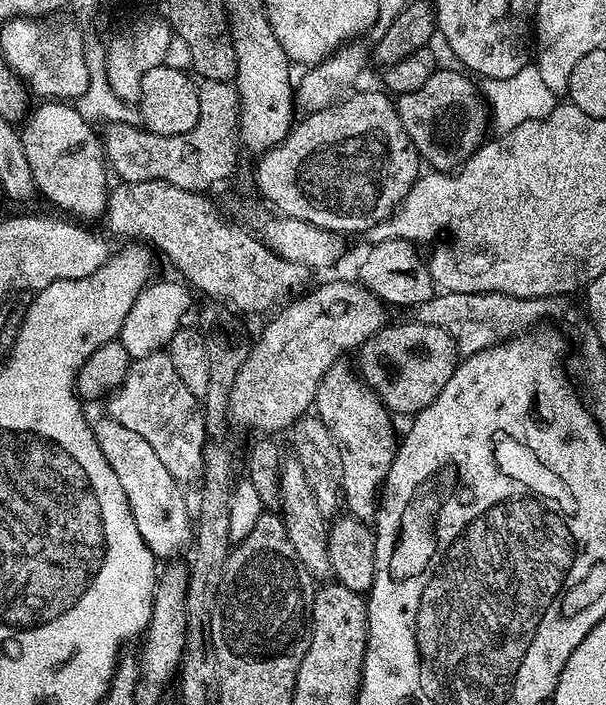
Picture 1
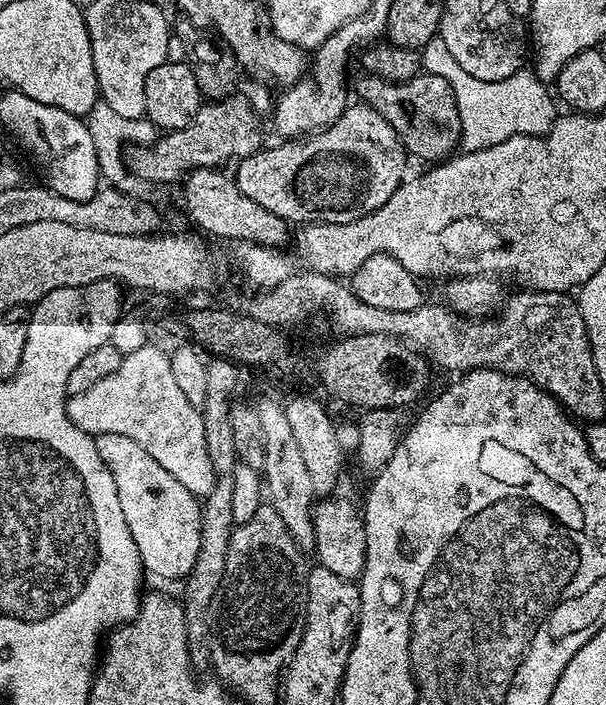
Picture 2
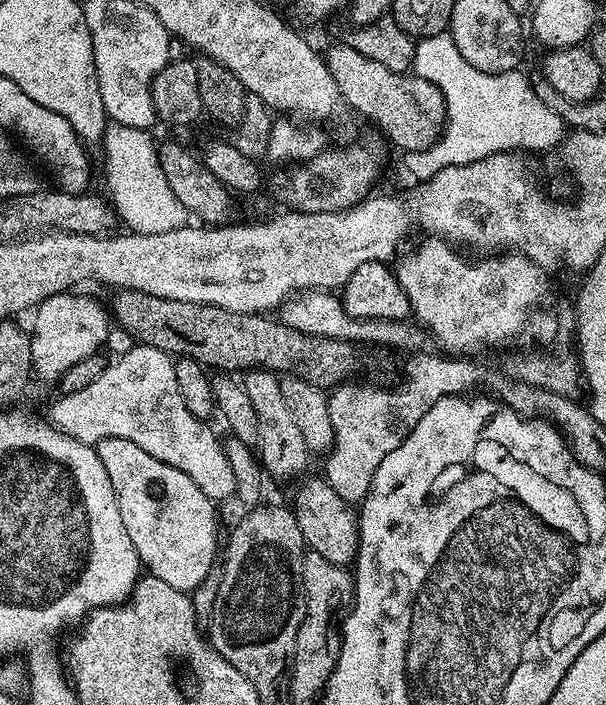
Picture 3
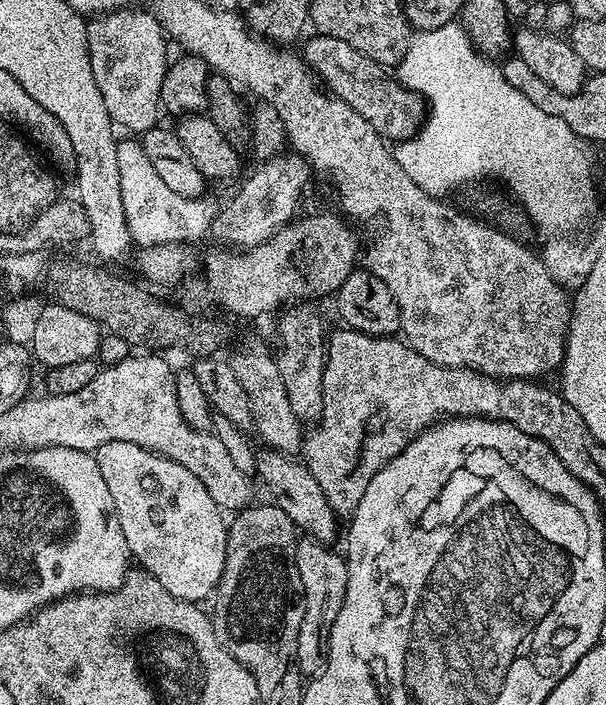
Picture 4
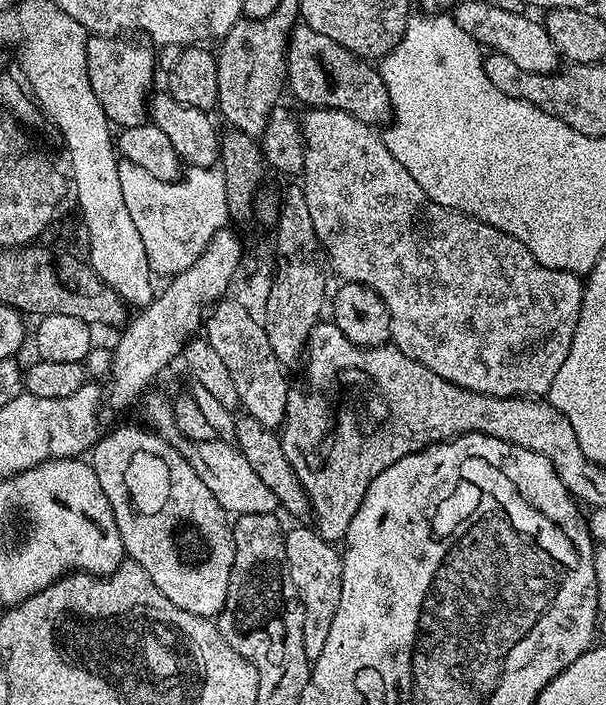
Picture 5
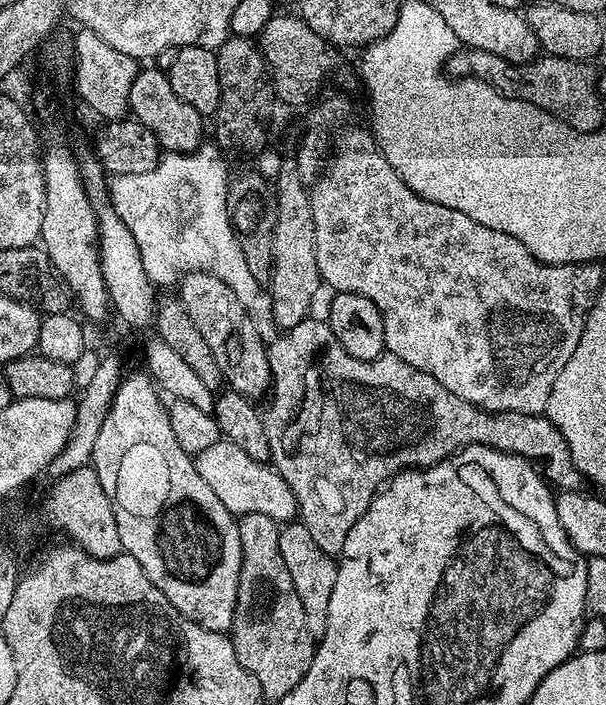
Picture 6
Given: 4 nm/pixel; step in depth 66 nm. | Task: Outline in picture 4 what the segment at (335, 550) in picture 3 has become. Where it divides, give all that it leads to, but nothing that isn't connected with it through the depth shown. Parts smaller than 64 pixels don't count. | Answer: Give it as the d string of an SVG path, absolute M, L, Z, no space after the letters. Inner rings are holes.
M264 446L256 453L257 477L264 479L268 487L271 503L286 510L286 514L296 523L297 529L305 537L320 541L321 544L331 545L336 536L336 523L338 517L333 510L326 494L322 492L322 486L314 482L314 474L299 459L291 455L275 452L273 448Z

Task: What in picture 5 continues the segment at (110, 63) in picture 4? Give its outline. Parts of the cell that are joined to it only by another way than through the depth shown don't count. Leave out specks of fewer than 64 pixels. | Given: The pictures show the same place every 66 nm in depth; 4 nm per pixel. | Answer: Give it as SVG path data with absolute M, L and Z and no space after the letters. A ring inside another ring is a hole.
M92 36L87 42L87 66L94 94L110 123L119 129L145 123L148 92L154 74L156 56L149 45L126 42L127 39L110 36Z

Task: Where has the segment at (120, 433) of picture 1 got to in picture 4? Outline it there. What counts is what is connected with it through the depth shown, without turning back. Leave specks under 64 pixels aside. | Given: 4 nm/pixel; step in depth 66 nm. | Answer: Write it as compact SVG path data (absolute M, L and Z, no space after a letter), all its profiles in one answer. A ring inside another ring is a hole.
M106 442L106 446L97 448L94 455L98 462L98 470L102 470L102 478L106 478L106 487L110 490L112 506L116 511L118 522L122 526L122 534L124 535L124 541L128 547L131 559L135 563L137 560L140 563L137 565L143 571L149 572L154 578L158 578L158 582L162 582L162 586L166 586L166 590L170 590L170 594L174 594L174 598L182 598L183 600L193 602L204 602L207 596L209 599L215 593L216 589L219 588L222 570L226 566L229 525L225 513L214 502L214 498L210 498L210 490L206 490L206 486L202 486L202 482L198 482L198 478L194 478L194 474L190 474L190 470L186 470L186 466L182 466L165 456L159 456L157 452L151 452L142 446L134 446L134 442Z

